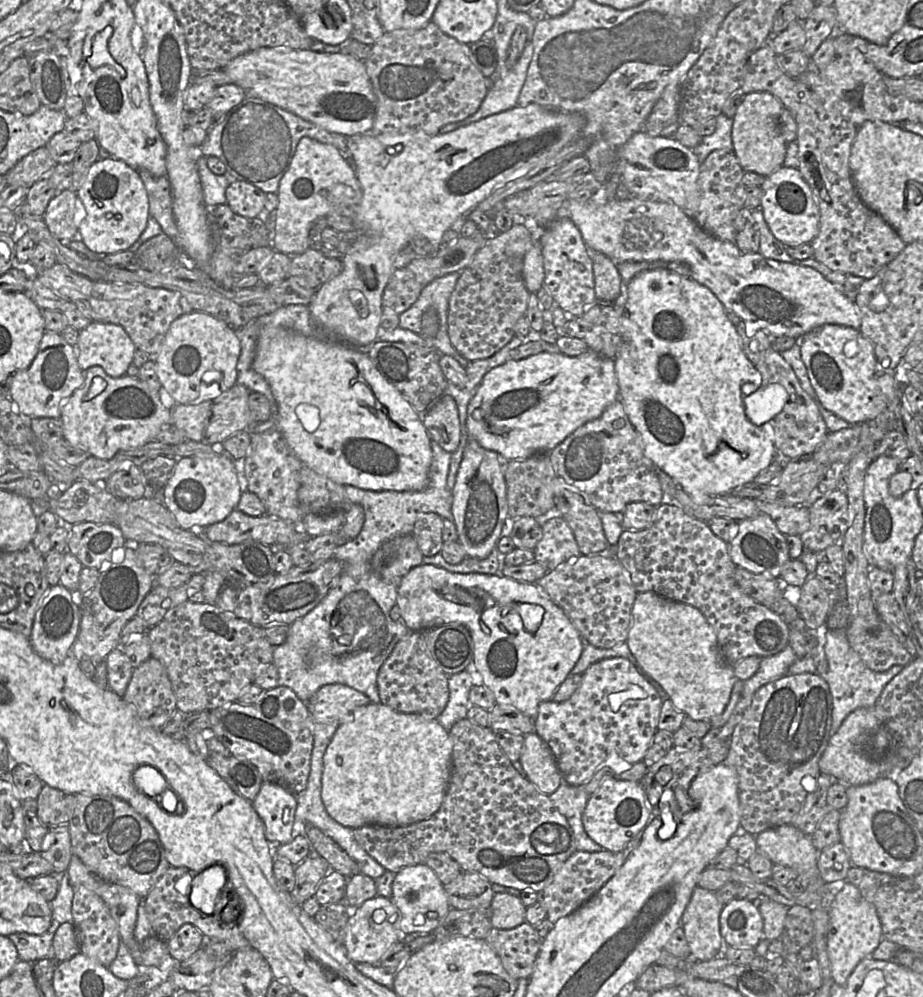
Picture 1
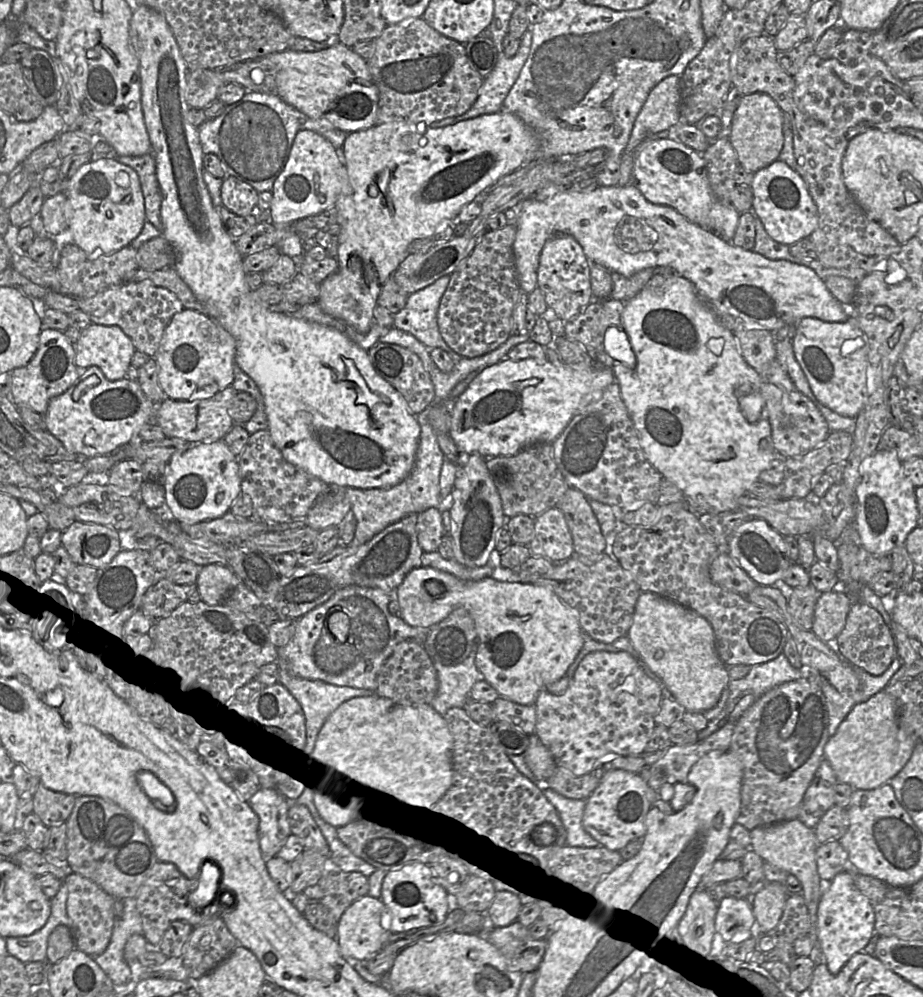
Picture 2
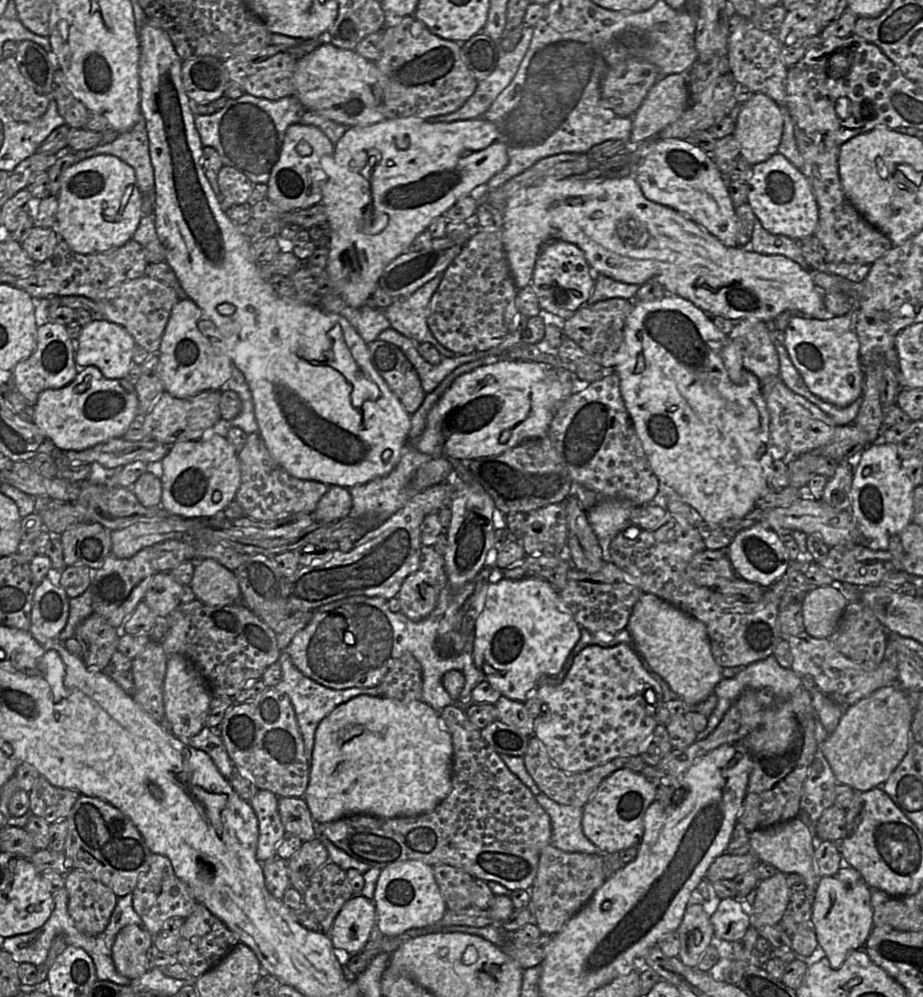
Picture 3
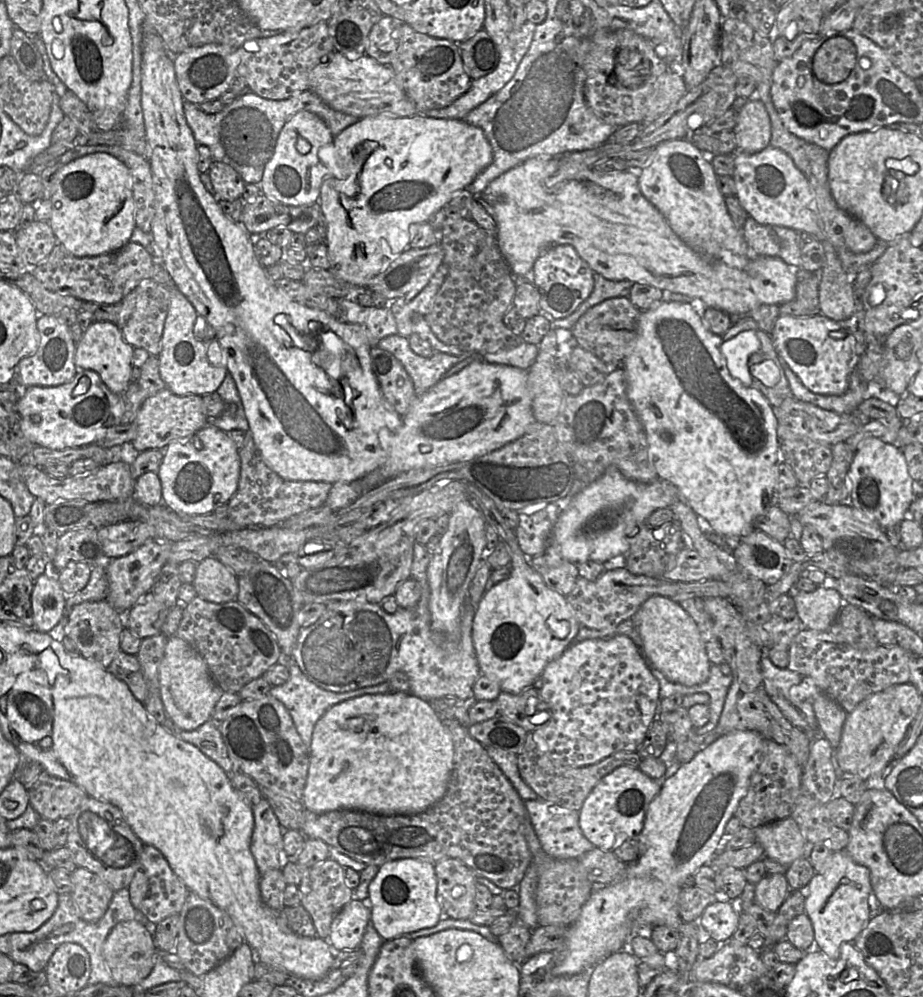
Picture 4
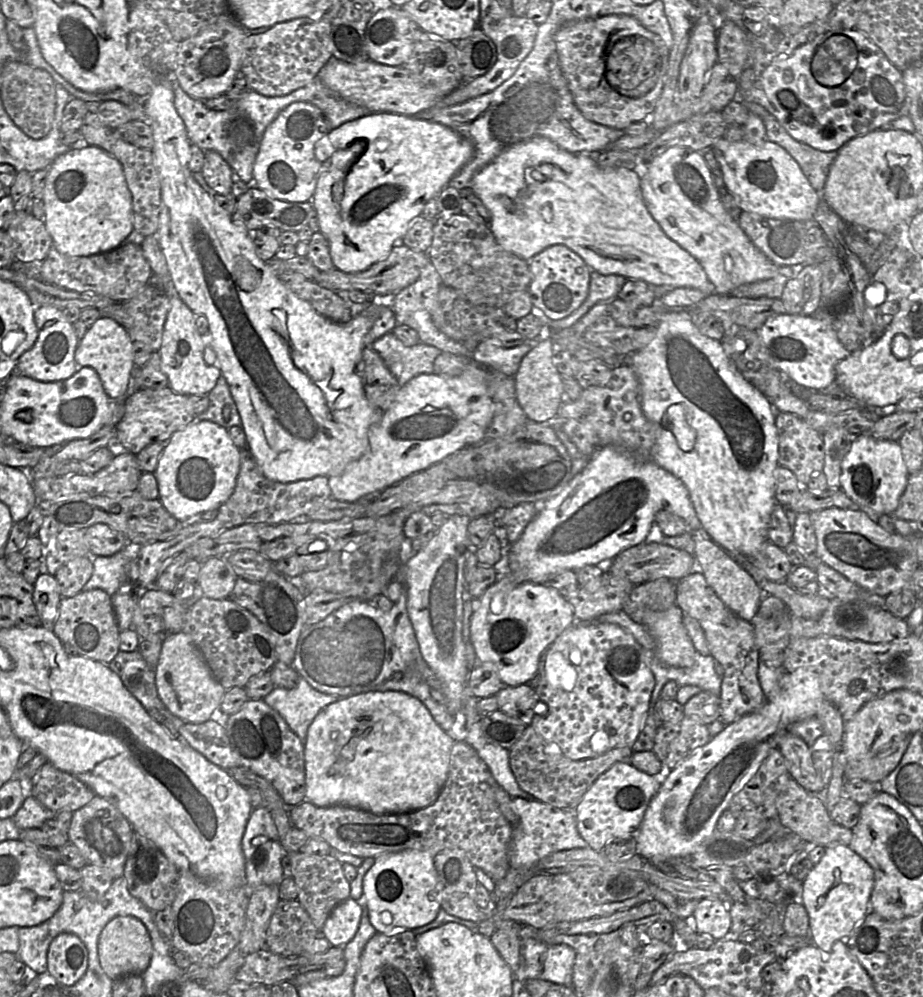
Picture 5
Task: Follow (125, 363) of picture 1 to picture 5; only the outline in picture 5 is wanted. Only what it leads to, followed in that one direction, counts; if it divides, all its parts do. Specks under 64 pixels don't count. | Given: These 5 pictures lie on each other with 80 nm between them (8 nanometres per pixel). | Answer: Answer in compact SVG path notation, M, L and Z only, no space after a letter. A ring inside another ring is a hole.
M101 316L79 341L74 360L78 366L91 367L98 373L105 393L111 400L125 398L134 367L133 341L128 331L117 321Z

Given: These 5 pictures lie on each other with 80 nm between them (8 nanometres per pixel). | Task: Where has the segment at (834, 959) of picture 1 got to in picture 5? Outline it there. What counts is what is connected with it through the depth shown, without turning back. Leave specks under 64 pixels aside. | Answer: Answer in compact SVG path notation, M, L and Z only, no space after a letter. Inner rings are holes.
M836 845L825 848L825 853L822 859L813 866L813 868L810 870L805 880L803 881L801 898L803 900L803 905L809 917L810 938L811 943L813 943L812 945L816 945L824 952L830 952L834 942L842 938L847 938L851 931L854 929L854 927L865 917L865 915L867 913L871 913L870 897L874 886L874 871L873 868L849 846Z

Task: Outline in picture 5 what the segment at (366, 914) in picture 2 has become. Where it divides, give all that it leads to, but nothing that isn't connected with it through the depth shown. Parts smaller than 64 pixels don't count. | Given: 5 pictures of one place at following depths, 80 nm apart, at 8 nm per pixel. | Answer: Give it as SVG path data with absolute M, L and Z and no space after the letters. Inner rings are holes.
M347 899L340 903L327 918L320 934L332 946L344 948L356 935L362 916L357 900Z

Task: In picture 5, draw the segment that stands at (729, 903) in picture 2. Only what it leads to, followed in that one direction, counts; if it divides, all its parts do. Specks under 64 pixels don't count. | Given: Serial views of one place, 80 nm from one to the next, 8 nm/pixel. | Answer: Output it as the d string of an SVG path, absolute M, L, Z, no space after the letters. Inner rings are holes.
M702 899L691 918L698 934L708 934L715 940L724 939L731 929L729 907L719 900Z

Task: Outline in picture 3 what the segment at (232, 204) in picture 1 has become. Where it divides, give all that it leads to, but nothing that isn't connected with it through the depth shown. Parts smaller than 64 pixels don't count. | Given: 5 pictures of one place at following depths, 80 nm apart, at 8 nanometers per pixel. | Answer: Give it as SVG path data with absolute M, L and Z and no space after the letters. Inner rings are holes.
M223 165L217 172L217 183L223 200L232 204L245 204L254 184L233 167Z

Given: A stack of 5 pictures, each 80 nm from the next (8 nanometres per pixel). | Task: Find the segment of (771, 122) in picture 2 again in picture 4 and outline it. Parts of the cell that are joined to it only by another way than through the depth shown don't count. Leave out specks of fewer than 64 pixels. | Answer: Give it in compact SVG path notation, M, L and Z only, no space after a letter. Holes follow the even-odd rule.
M758 99L749 100L738 112L736 125L733 131L737 143L737 150L733 153L734 156L738 153L748 155L756 154L770 146L771 125L764 104Z

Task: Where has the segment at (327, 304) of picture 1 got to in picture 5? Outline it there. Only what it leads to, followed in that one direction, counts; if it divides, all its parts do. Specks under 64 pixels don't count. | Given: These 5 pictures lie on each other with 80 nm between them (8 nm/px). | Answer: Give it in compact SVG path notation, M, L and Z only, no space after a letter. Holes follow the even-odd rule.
M376 112L332 128L327 136L336 152L322 163L310 202L326 238L335 269L361 272L385 260L410 224L422 215L425 203L439 194L473 157L473 143L451 128L397 113Z

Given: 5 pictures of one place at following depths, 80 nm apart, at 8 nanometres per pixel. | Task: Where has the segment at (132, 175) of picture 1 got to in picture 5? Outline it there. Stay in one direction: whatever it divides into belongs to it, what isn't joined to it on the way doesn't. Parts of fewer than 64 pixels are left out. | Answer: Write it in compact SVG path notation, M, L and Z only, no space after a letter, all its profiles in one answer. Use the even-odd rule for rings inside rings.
M88 145L59 155L48 168L42 202L44 223L53 240L53 248L68 256L92 256L124 245L134 230L132 194L128 189L121 163L110 153Z

